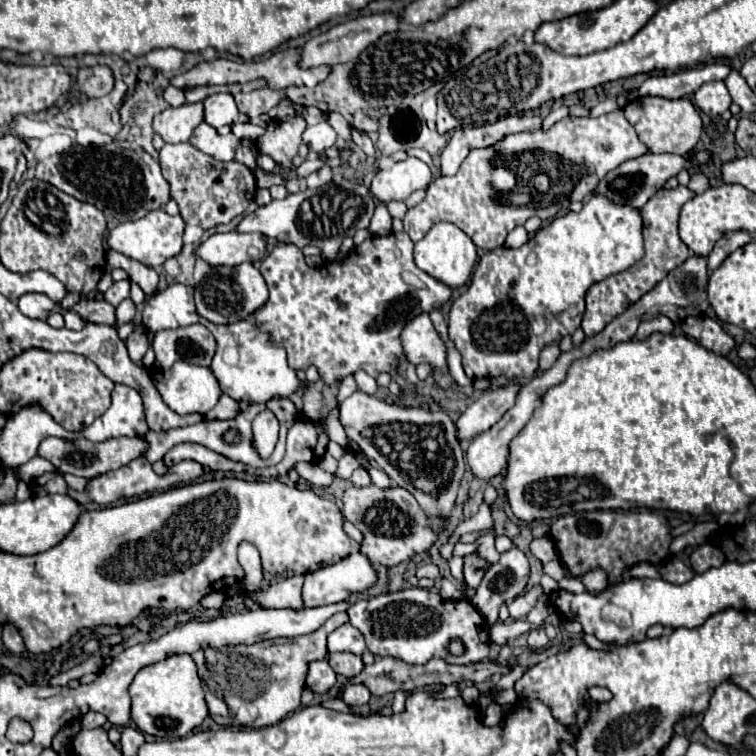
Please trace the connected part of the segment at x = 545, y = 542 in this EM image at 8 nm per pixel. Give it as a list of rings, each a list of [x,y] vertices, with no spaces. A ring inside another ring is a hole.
[[[538,538],[532,542],[532,552],[536,558],[540,558],[542,562],[550,562],[558,558],[558,552],[554,548],[554,542],[548,538]]]

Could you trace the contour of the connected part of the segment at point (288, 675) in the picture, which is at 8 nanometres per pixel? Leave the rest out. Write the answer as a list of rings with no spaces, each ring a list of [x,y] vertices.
[[[346,612],[342,616],[334,614],[322,628],[318,628],[316,632],[306,634],[306,636],[262,640],[258,644],[252,644],[252,646],[238,644],[238,646],[226,646],[222,650],[214,650],[214,658],[210,658],[210,660],[206,658],[206,668],[212,674],[202,674],[202,656],[194,656],[194,662],[198,666],[198,676],[206,682],[206,686],[212,694],[216,694],[218,698],[222,698],[228,704],[228,710],[230,710],[230,716],[214,716],[214,720],[218,724],[224,724],[224,726],[228,726],[228,724],[230,726],[258,724],[256,728],[262,728],[262,726],[272,726],[272,724],[280,722],[284,716],[288,716],[290,712],[298,710],[300,708],[300,694],[304,690],[304,680],[306,680],[306,670],[308,670],[306,664],[310,660],[322,660],[328,654],[326,636],[330,634],[330,630],[338,628],[342,622],[348,622]]]

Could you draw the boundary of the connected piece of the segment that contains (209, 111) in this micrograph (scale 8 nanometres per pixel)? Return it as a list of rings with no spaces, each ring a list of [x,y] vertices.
[[[212,94],[204,100],[204,120],[220,128],[224,124],[234,124],[238,120],[238,108],[232,94]]]

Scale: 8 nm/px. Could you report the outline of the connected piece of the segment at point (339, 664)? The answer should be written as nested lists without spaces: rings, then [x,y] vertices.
[[[338,652],[338,654],[328,654],[328,664],[334,668],[336,674],[346,676],[346,678],[354,678],[356,674],[362,672],[364,664],[362,658],[350,652]]]

